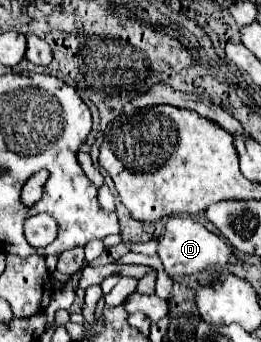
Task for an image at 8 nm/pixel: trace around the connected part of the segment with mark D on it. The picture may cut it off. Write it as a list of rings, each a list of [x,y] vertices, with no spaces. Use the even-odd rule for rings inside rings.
[[[171,215],[165,223],[165,231],[157,241],[157,255],[163,261],[165,273],[169,277],[175,275],[195,275],[195,273],[205,273],[213,269],[223,269],[227,263],[235,261],[231,247],[215,233],[207,231],[203,225],[195,223],[189,217],[181,215]]]

